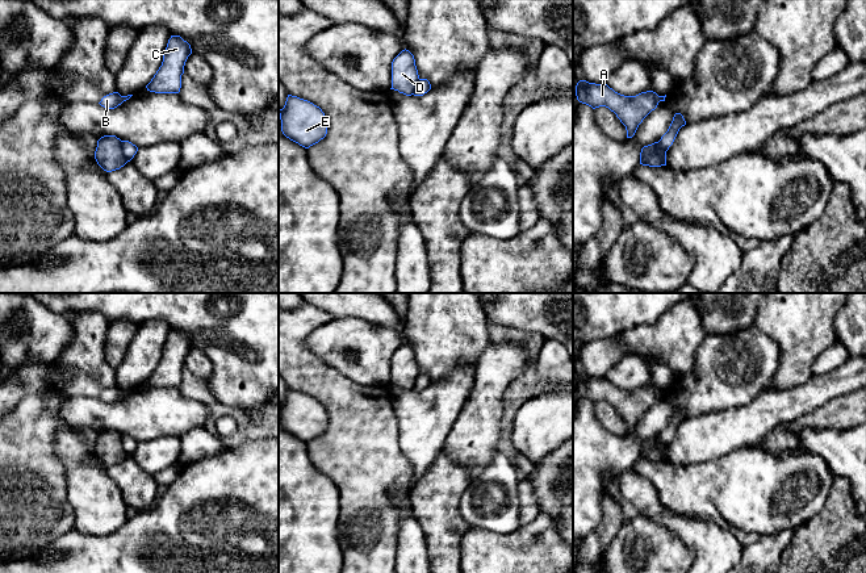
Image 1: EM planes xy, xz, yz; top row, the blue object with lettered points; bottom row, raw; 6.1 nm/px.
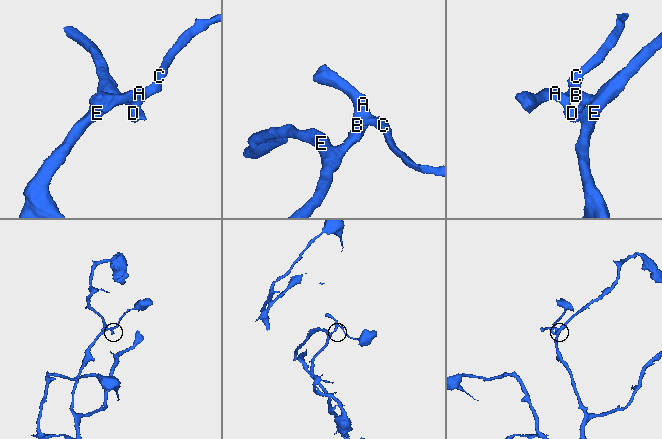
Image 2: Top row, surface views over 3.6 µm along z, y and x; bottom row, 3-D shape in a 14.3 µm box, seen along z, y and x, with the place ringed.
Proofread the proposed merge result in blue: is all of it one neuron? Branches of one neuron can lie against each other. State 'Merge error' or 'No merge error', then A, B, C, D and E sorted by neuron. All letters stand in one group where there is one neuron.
Merge error. Groups: A C D / B E

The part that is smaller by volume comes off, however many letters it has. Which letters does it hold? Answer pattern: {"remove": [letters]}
{"remove": ["A", "C", "D"]}

